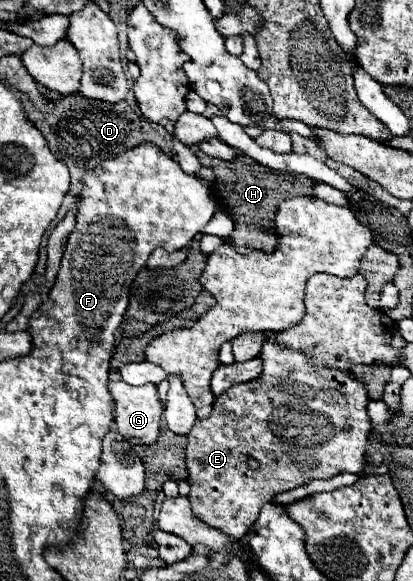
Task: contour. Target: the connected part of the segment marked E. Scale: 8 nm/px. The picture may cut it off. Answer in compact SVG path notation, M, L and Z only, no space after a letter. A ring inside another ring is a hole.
M268 336L266 344L262 346L262 360L264 360L264 370L258 378L250 380L250 382L242 382L232 386L230 390L226 390L224 394L214 398L214 406L212 406L212 414L208 418L198 418L188 434L188 446L186 446L186 468L188 468L188 484L190 484L190 504L194 514L204 520L210 526L216 526L218 530L222 530L228 536L244 536L248 532L248 528L258 520L260 508L266 502L272 502L272 496L284 490L292 490L296 486L304 486L316 478L334 478L342 472L352 472L352 474L360 474L360 468L364 466L364 448L366 448L366 440L368 440L368 414L366 414L366 406L368 406L368 394L366 388L362 386L362 382L356 382L356 378L350 372L336 372L332 368L324 368L324 364L314 364L312 360L308 360L306 356L302 356L300 352L292 352L286 348L280 348L274 340L274 336ZM248 456L256 456L256 460L260 462L258 470L252 470L246 464Z

